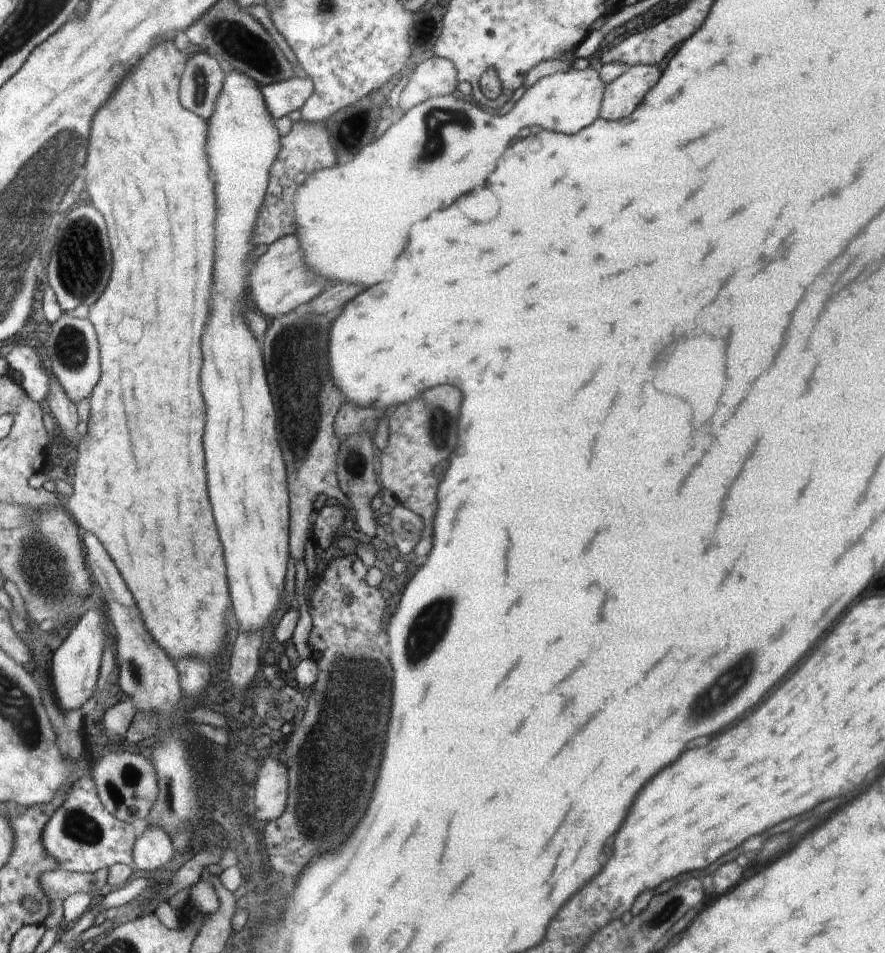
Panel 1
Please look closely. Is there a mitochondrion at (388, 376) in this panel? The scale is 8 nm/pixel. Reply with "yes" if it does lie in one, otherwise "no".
no

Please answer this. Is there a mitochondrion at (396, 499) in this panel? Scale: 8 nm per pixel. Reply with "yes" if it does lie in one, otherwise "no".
no

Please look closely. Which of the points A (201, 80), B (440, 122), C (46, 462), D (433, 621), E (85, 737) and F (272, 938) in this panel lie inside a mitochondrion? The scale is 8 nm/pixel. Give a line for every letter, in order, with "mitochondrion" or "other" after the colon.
A: mitochondrion
B: mitochondrion
C: other
D: mitochondrion
E: other
F: mitochondrion

